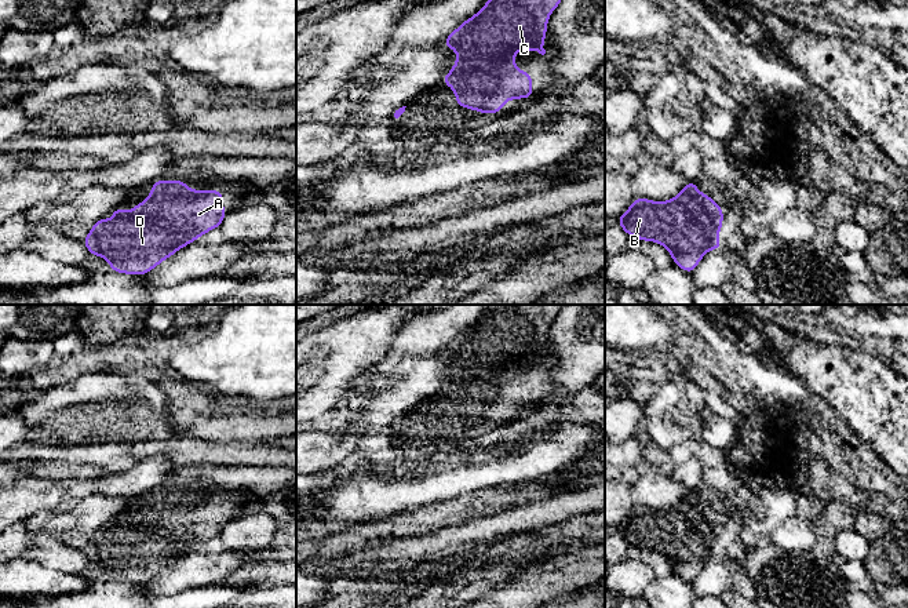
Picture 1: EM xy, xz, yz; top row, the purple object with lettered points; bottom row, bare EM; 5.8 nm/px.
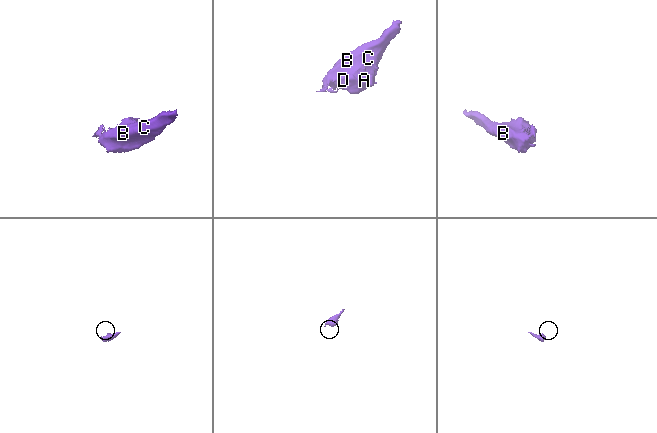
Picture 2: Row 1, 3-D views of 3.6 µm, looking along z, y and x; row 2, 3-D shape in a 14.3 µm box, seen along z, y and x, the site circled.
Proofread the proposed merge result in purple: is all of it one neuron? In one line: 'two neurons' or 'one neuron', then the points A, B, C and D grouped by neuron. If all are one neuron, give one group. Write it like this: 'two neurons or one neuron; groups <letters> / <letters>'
two neurons; groups A / B C D

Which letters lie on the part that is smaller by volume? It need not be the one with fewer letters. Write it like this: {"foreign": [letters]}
{"foreign": ["A"]}

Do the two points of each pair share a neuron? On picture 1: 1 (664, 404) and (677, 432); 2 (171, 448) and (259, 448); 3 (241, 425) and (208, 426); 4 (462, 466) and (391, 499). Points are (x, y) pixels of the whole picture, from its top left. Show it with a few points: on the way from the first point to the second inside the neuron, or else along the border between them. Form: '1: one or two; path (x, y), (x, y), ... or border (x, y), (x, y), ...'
1: one; path (668, 411), (671, 425)
2: one; path (193, 451), (237, 451)
3: one; path (233, 425), (217, 426)
4: one; path (444, 469), (423, 473), (409, 481)

